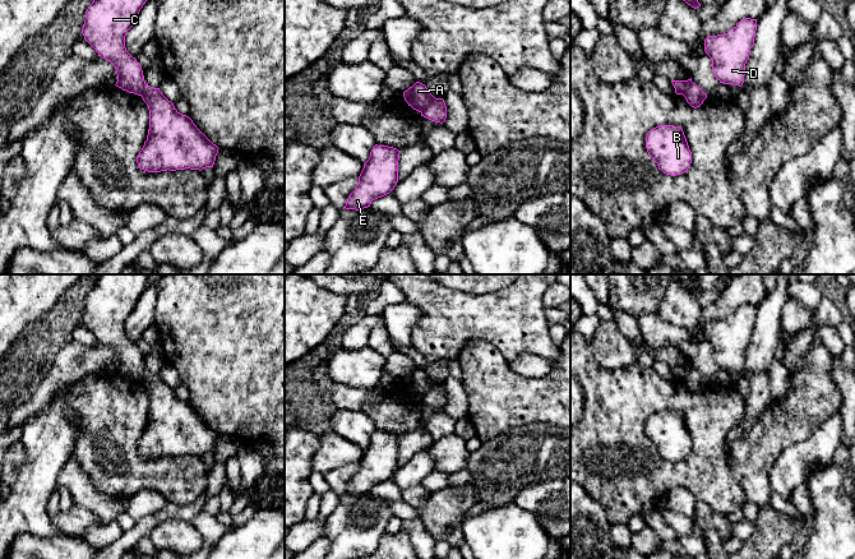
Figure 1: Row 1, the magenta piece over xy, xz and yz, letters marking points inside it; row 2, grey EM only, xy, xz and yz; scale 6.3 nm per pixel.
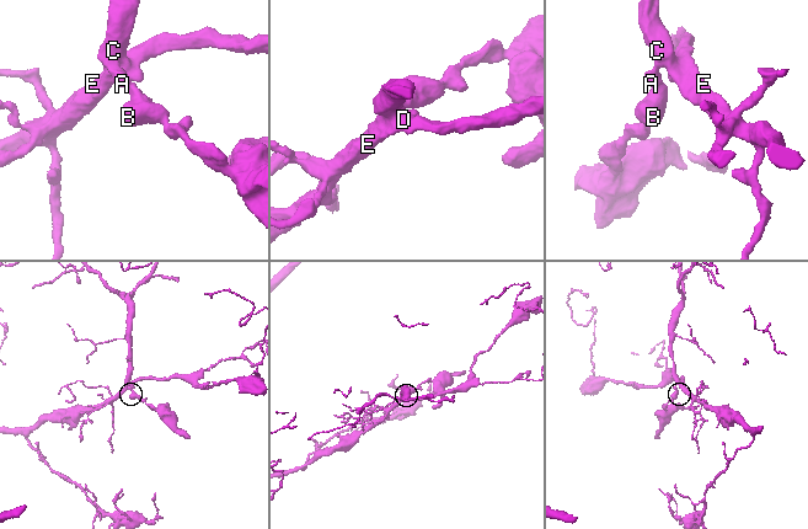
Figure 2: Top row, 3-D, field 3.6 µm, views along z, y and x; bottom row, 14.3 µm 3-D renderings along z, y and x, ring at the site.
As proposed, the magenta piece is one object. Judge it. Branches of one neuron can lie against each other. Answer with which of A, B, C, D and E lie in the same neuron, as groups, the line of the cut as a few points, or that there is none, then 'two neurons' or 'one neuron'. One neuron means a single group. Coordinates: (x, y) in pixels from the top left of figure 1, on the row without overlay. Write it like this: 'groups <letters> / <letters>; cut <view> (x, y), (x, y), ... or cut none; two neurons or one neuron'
groups A C D E / B; cut xz (434, 383), (421, 398); two neurons

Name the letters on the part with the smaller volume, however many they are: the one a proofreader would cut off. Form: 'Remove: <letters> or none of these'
Remove: B

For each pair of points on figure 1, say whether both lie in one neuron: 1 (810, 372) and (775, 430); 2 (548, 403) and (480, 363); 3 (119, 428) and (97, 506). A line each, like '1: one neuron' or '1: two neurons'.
1: one neuron
2: one neuron
3: two neurons

